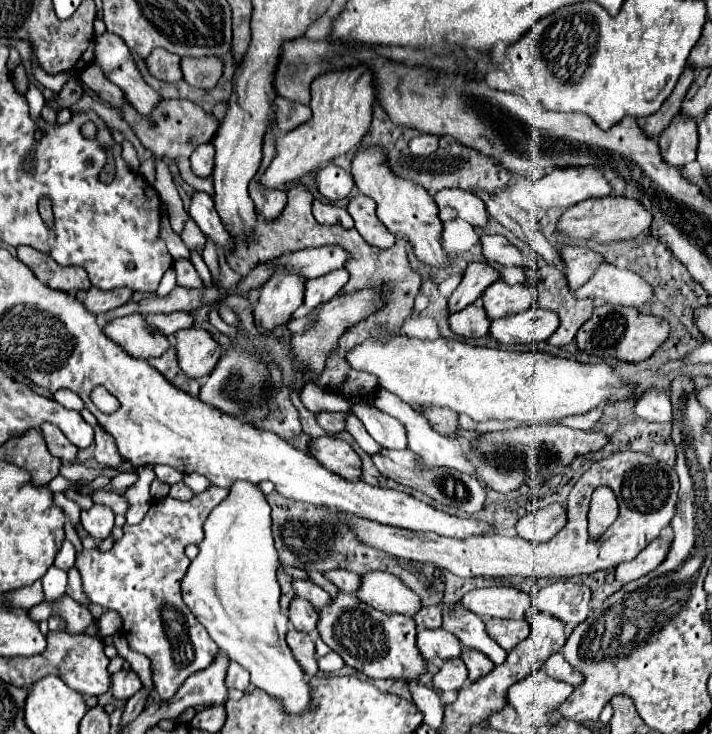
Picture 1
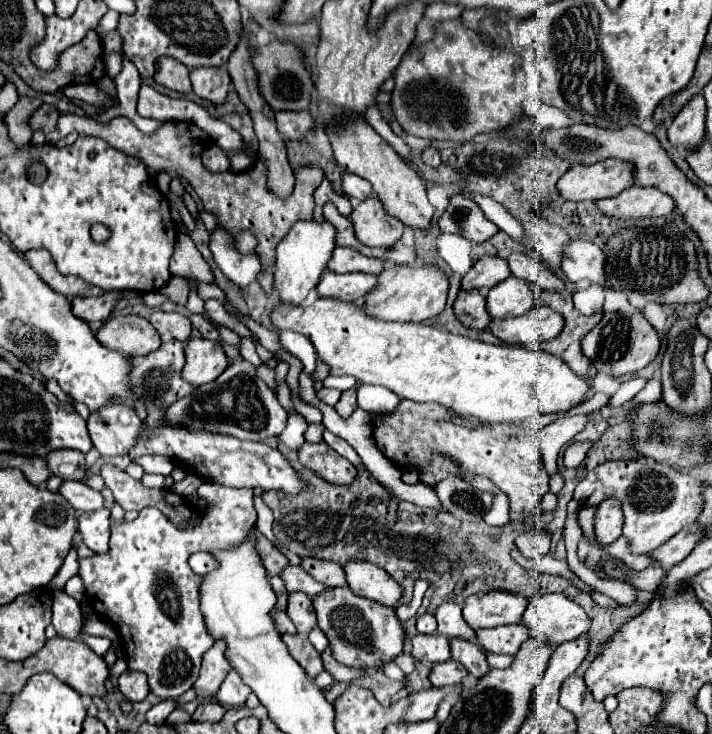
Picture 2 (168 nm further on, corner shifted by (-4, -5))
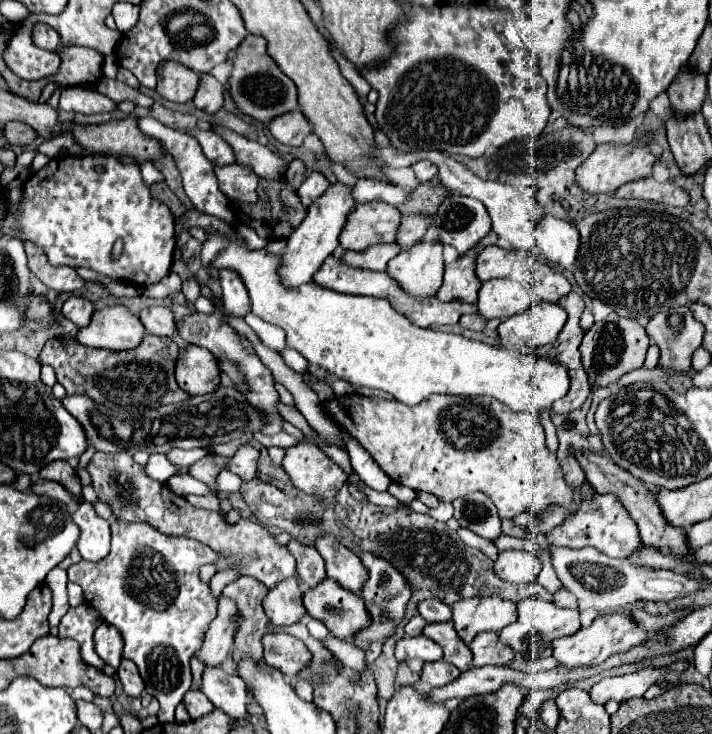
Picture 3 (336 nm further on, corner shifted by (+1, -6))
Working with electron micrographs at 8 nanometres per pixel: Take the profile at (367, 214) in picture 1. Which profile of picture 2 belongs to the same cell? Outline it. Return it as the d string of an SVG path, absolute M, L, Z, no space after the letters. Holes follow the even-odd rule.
M369 197L361 201L353 213L351 223L355 227L357 239L367 247L393 247L403 233L403 225L385 213L379 199Z

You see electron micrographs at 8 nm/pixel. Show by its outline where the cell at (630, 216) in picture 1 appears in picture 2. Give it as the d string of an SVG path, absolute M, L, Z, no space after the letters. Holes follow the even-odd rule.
M629 187L621 195L611 199L601 199L595 203L603 215L617 219L643 219L669 215L675 207L669 195L663 195L655 187Z

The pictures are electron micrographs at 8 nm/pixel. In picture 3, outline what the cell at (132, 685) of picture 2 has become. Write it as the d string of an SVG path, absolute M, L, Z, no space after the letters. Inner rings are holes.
M122 658L120 668L118 668L118 678L120 678L122 686L124 686L124 692L128 696L132 696L132 698L140 696L140 692L144 690L144 680L140 678L136 664L132 660L128 660L128 658Z

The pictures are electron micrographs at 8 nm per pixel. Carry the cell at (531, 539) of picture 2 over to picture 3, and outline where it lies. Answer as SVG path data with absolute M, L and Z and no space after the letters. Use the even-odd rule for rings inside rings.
M506 550L500 552L498 560L494 562L494 572L508 584L528 584L534 582L540 574L540 560L524 550Z

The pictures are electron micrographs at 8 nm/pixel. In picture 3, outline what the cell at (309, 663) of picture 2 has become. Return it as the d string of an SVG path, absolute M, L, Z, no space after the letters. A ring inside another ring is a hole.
M264 634L262 646L264 662L278 668L286 680L292 680L312 660L306 644L290 634Z

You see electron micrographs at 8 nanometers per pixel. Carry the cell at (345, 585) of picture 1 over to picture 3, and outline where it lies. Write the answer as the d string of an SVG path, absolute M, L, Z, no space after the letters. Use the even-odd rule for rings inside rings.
M294 538L288 542L288 548L296 558L296 574L302 584L306 584L308 588L314 588L316 584L320 584L322 578L326 578L324 564L322 564L322 558L318 556L316 548L298 544L298 540L294 540Z

